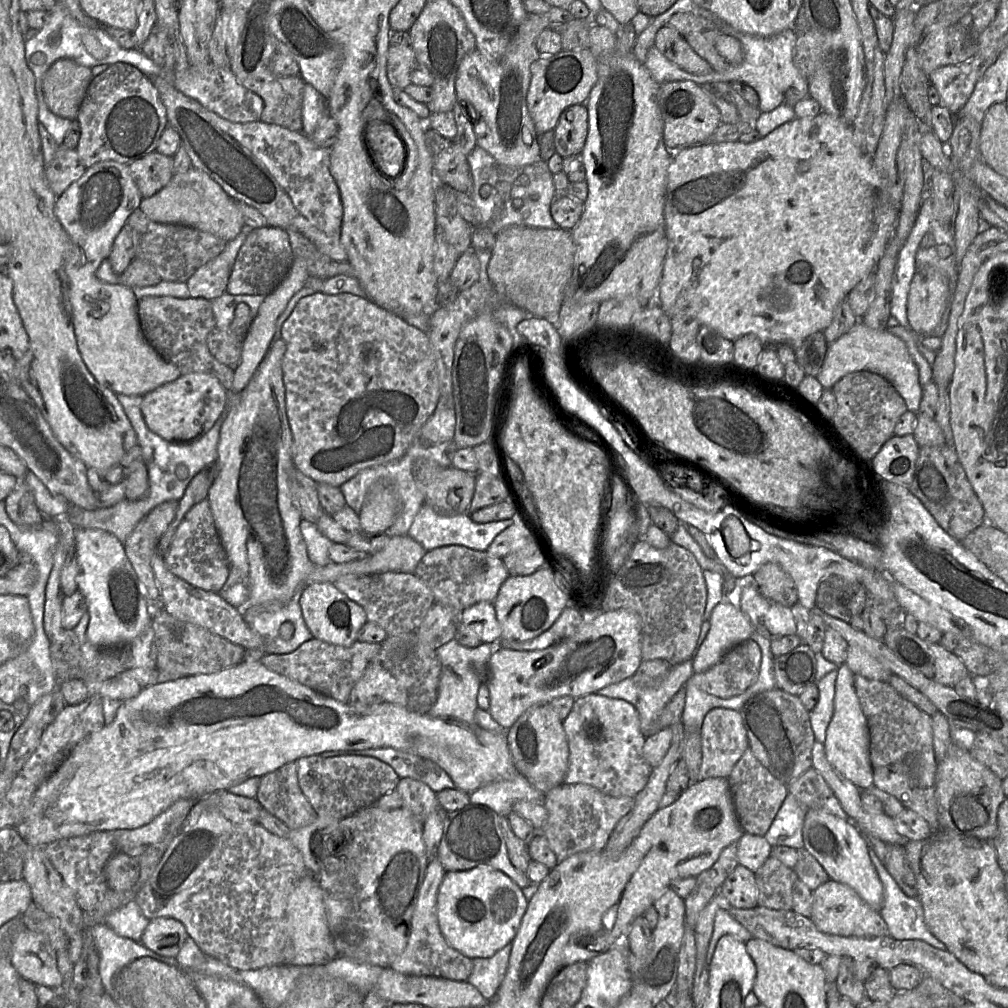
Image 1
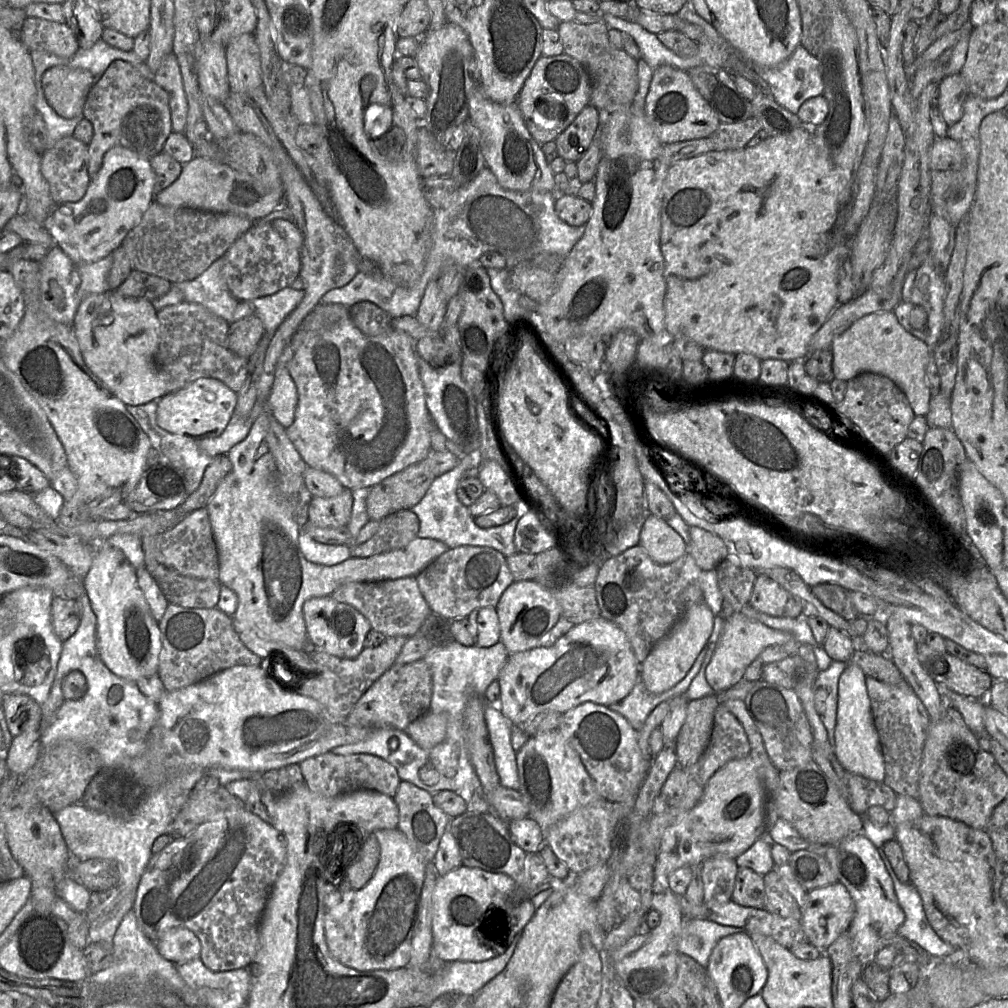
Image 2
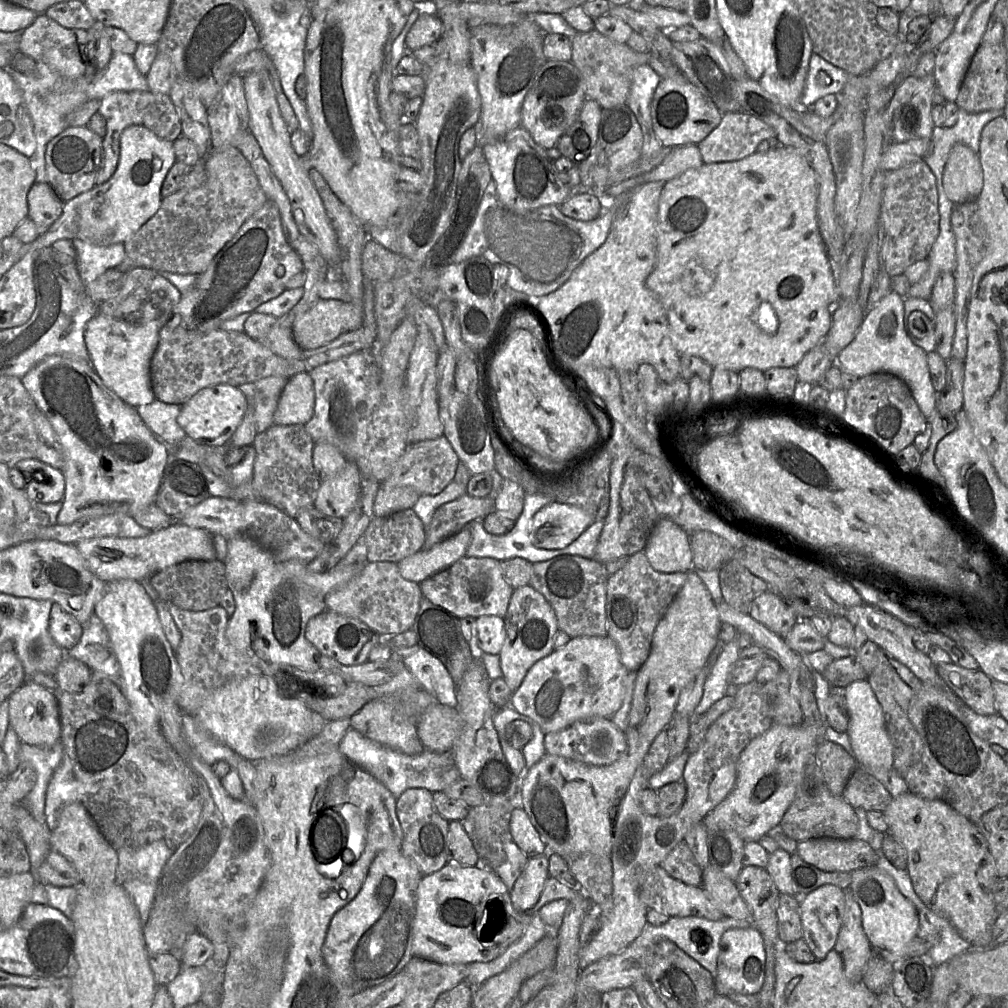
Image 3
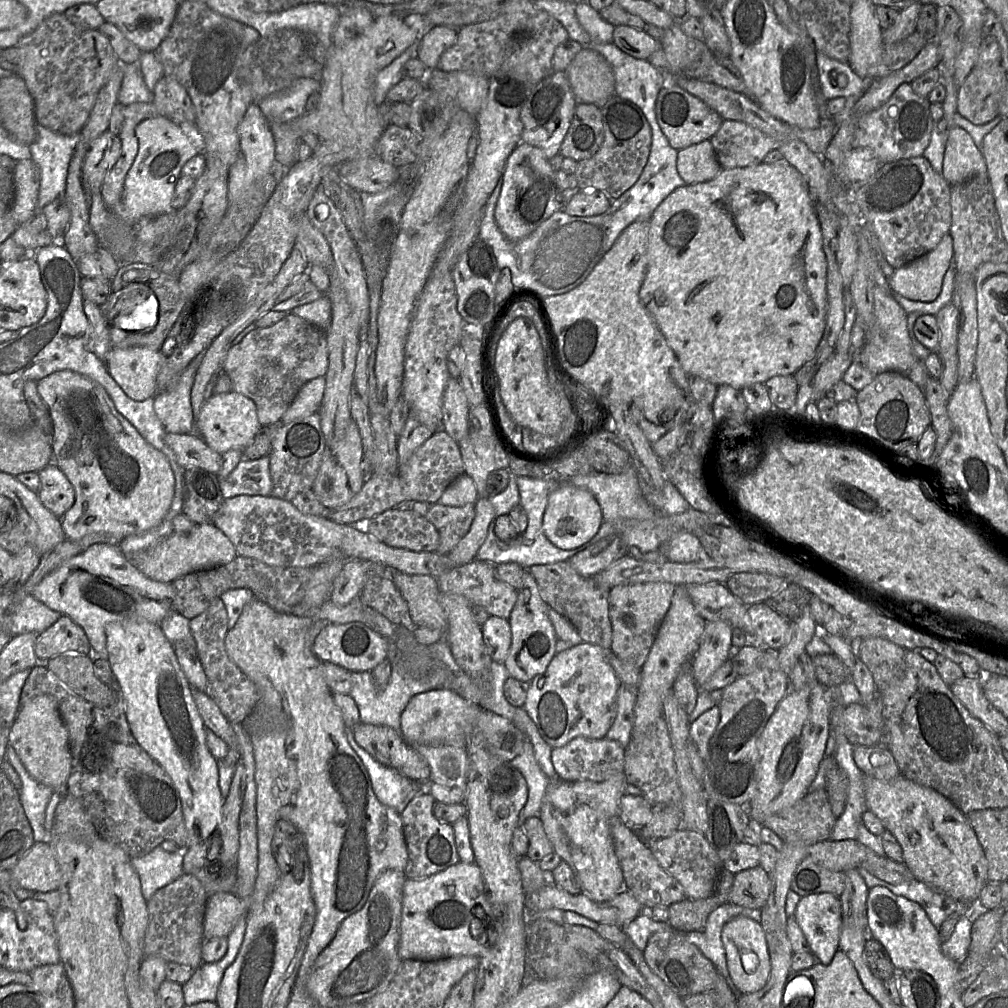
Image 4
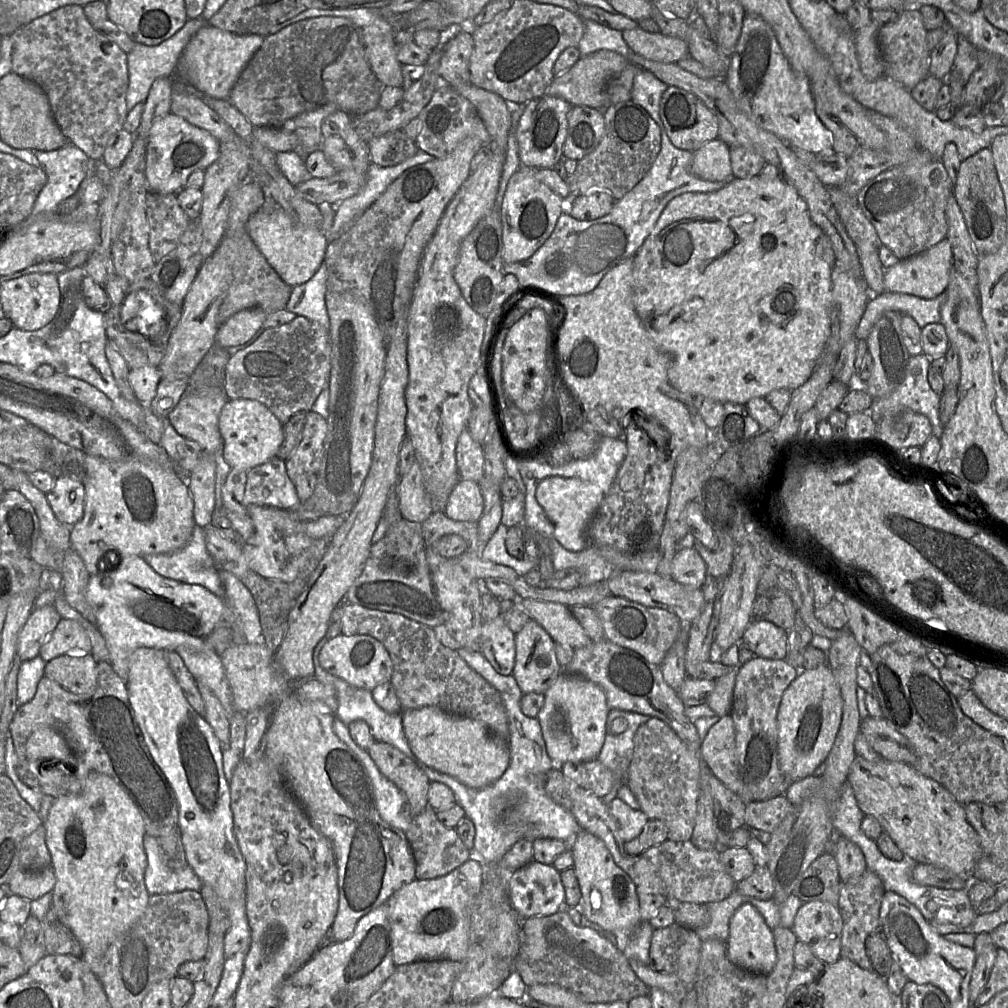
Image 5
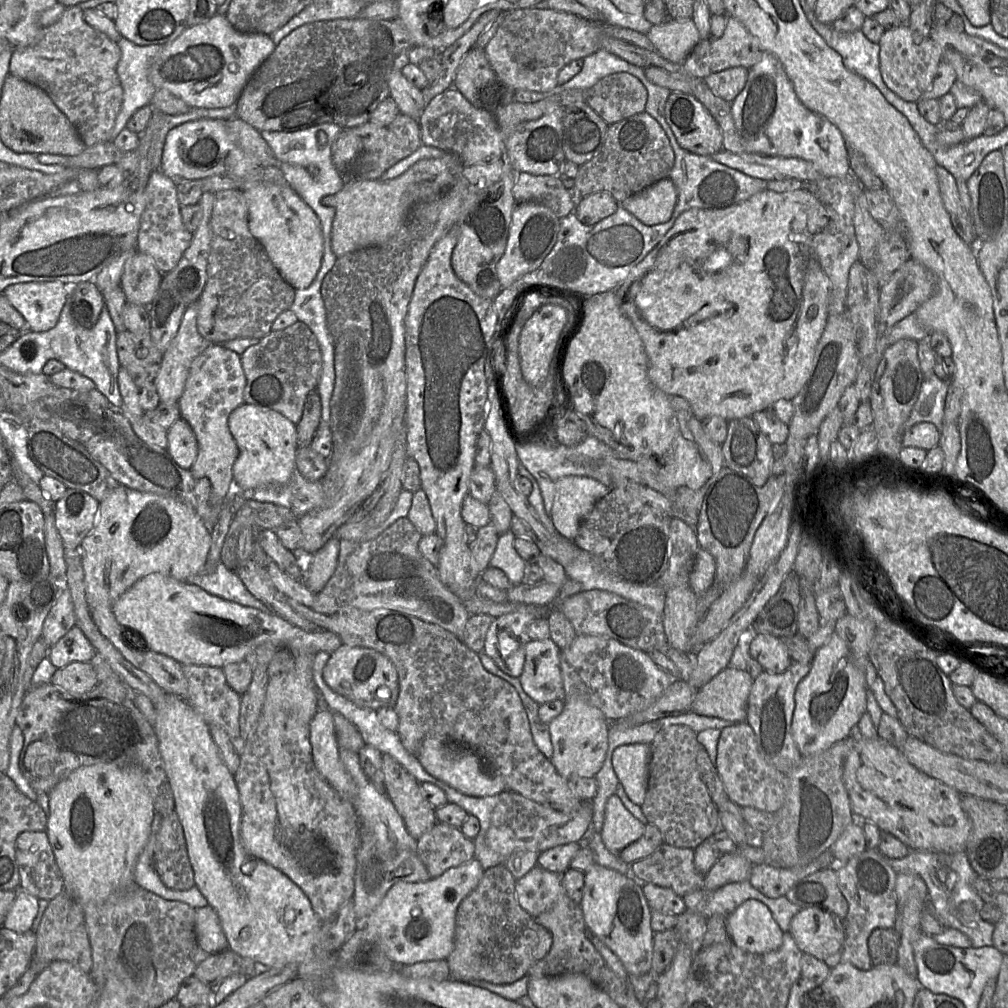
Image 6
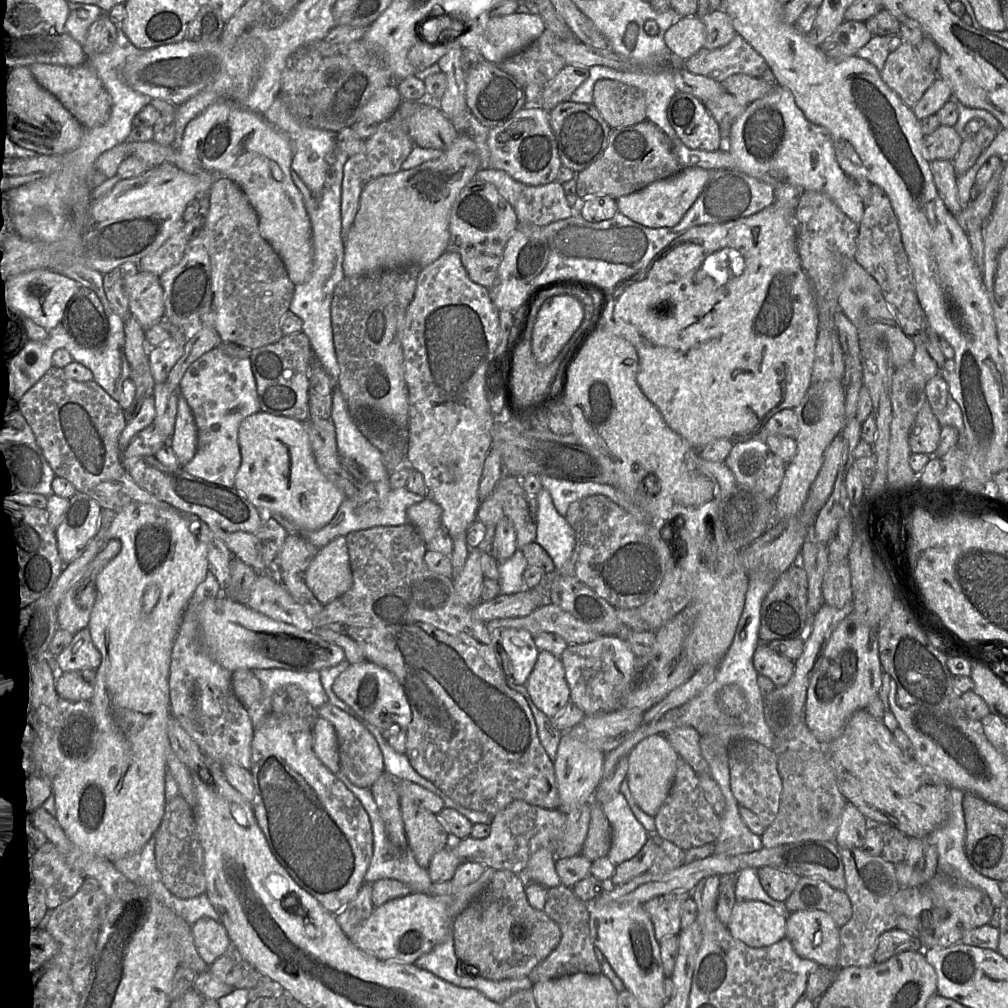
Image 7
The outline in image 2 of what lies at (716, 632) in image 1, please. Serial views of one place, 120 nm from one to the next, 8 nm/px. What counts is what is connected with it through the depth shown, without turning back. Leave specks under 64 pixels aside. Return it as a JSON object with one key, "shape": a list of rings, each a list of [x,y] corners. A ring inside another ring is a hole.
{"shape":[[[734,612],[725,620],[720,638],[706,667],[705,675],[709,685],[716,692],[723,692],[734,687],[761,651],[770,645],[777,644],[791,648],[792,655],[798,653],[800,646],[791,633],[770,628],[740,612]]]}

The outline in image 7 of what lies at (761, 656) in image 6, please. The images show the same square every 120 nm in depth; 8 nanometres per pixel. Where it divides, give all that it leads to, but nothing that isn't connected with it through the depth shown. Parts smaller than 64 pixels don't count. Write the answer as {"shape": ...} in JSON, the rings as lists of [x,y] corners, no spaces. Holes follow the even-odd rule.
{"shape":[[[760,642],[755,649],[753,663],[757,674],[768,677],[776,687],[785,686],[794,671],[794,662]]]}

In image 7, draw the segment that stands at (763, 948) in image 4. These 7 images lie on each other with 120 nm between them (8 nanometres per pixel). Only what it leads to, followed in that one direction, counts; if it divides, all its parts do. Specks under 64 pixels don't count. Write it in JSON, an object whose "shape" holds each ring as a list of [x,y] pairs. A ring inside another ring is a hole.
{"shape":[[[748,900],[734,904],[727,928],[745,945],[762,948],[786,937],[786,919],[770,905]]]}

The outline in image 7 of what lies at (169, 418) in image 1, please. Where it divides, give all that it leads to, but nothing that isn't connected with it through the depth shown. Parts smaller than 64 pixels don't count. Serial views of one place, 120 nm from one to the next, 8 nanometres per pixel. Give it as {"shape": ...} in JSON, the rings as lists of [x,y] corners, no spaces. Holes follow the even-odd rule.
{"shape":[[[259,411],[241,422],[239,445],[242,461],[236,474],[235,488],[264,516],[281,514],[297,527],[296,533],[306,538],[309,533],[324,528],[333,520],[346,494],[343,488],[320,471],[310,443],[308,422]]]}

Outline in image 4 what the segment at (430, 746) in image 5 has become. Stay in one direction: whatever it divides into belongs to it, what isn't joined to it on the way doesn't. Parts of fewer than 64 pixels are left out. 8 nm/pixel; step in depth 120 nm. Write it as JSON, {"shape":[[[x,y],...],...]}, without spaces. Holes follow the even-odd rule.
{"shape":[[[450,689],[413,696],[401,714],[400,726],[401,735],[412,745],[450,744],[457,747],[464,747],[470,731],[477,729],[484,736],[489,752],[505,761],[520,754],[524,746],[524,734],[511,721],[465,700]]]}

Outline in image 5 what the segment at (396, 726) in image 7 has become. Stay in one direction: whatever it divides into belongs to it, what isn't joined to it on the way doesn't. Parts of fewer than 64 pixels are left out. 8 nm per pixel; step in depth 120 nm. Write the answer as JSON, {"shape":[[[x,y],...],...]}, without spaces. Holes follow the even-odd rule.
{"shape":[[[341,633],[325,642],[318,657],[325,671],[357,688],[371,692],[376,686],[391,681],[393,663],[390,655],[381,642],[369,635]]]}

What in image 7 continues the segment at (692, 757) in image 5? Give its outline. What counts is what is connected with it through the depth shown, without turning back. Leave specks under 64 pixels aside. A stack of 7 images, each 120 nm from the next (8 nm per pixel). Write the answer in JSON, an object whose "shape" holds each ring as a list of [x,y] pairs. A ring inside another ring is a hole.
{"shape":[[[680,757],[668,795],[654,817],[654,821],[655,833],[684,851],[714,843],[720,835],[720,819],[706,799],[697,773]]]}

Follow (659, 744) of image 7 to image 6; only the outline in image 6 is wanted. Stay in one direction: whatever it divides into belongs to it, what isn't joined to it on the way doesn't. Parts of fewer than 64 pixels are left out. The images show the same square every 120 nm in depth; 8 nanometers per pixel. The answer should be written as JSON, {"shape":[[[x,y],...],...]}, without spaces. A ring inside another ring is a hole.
{"shape":[[[634,743],[617,747],[612,755],[613,768],[628,797],[642,806],[648,785],[650,744]]]}

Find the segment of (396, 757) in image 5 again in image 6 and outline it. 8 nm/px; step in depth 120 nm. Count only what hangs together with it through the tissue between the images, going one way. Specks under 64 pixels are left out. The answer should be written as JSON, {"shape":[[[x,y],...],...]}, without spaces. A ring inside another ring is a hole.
{"shape":[[[388,754],[382,756],[386,794],[401,815],[410,835],[419,839],[437,822],[435,809],[425,799],[419,783],[399,762]]]}

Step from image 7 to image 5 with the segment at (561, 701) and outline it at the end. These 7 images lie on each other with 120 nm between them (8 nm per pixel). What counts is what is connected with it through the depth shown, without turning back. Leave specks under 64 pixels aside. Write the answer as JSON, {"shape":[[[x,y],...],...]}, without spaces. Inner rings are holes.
{"shape":[[[530,619],[518,633],[515,633],[515,645],[513,677],[523,693],[544,694],[563,671],[556,657],[554,640],[537,621]]]}

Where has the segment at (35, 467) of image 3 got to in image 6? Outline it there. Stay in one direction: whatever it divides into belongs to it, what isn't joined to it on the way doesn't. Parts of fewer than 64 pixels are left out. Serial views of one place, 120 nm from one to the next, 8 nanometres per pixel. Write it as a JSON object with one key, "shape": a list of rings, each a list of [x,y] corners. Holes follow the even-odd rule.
{"shape":[[[67,488],[64,496],[53,504],[64,547],[79,550],[83,539],[94,527],[99,504],[90,494],[71,488]]]}

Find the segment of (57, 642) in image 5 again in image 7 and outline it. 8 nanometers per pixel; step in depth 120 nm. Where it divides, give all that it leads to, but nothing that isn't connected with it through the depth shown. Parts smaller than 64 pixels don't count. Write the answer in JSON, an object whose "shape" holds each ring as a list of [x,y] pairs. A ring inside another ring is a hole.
{"shape":[[[87,629],[74,635],[71,643],[56,657],[60,672],[91,669],[96,672],[101,664],[101,655],[95,648]]]}

